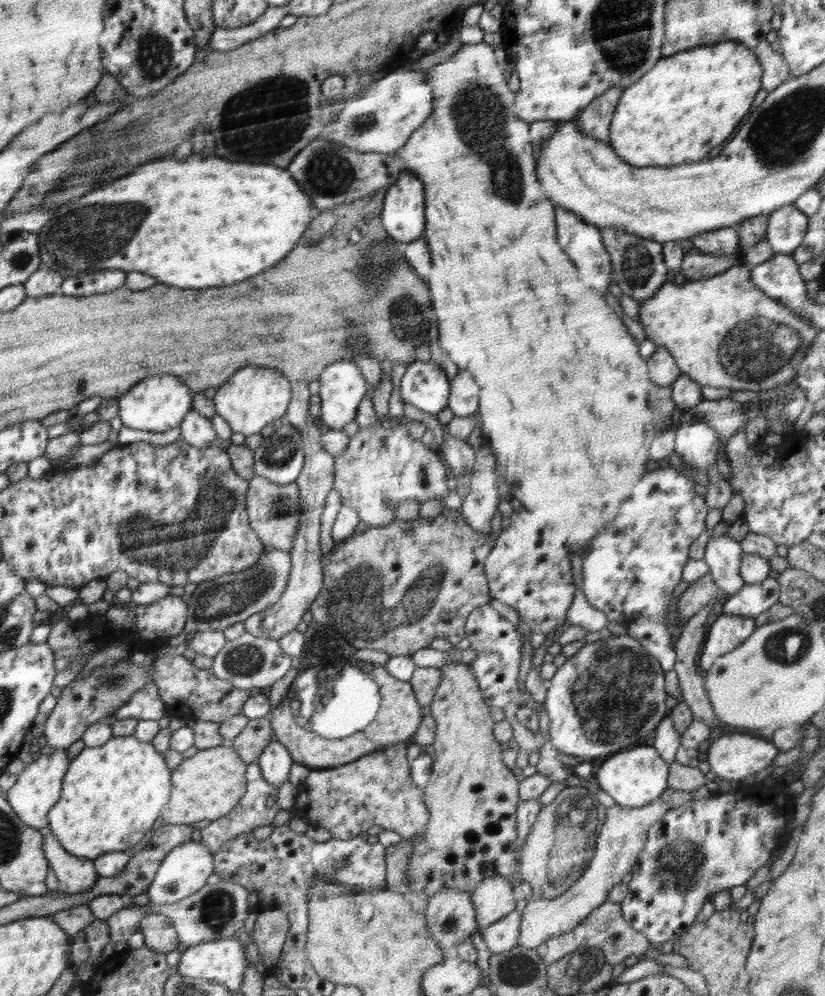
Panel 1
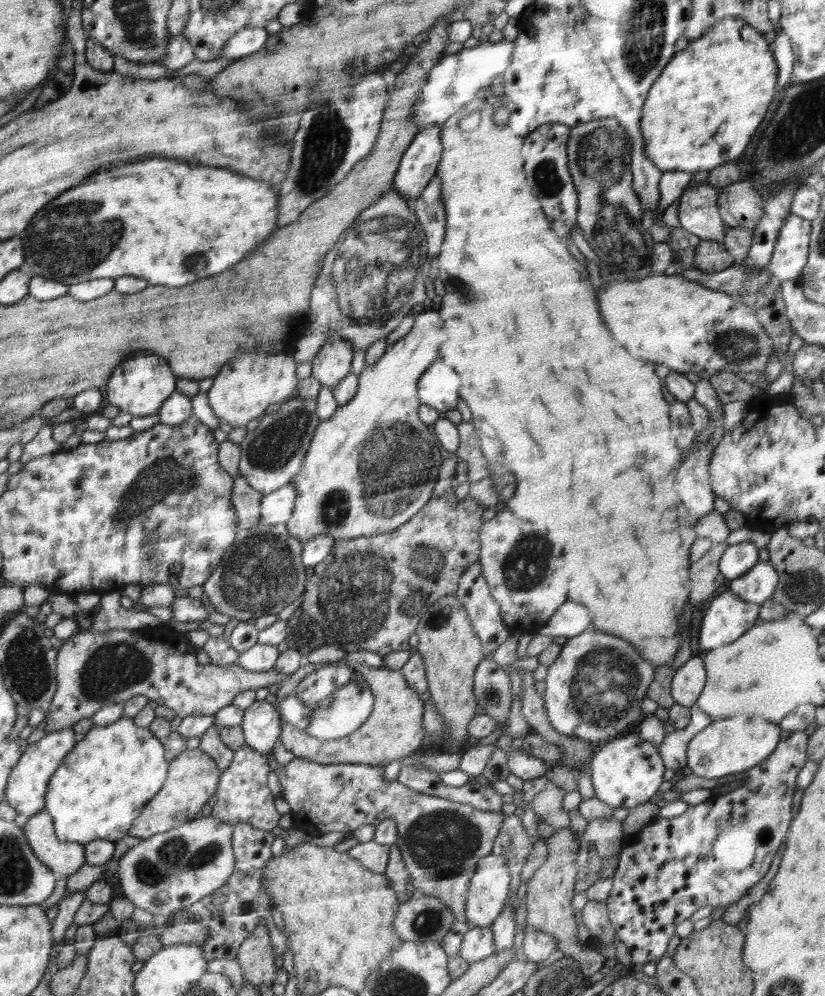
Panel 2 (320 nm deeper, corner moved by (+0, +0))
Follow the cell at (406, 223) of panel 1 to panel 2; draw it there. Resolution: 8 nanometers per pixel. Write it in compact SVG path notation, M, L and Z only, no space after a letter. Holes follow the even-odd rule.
M430 125L418 131L402 155L400 166L394 177L394 189L408 202L414 203L414 200L420 196L421 190L424 190L430 179L437 174L443 151L440 131L440 125Z

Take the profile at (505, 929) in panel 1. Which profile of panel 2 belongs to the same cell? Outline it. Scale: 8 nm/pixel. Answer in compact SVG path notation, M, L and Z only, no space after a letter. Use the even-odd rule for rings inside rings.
M490 926L471 927L460 946L460 959L464 959L468 964L484 961L494 954L494 935Z

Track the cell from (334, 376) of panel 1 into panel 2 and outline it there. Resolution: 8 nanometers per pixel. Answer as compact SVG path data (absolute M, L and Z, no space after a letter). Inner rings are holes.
M340 337L325 338L322 348L311 360L312 375L321 386L335 389L340 379L351 369L354 347Z

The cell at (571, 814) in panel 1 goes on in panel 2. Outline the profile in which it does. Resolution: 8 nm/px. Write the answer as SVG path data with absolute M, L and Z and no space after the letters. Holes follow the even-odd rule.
M569 825L566 828L555 829L555 833L545 841L549 848L547 859L527 882L528 888L524 899L527 908L527 925L542 934L556 937L558 939L556 950L564 953L566 958L578 962L582 975L588 978L605 966L606 958L594 948L584 950L578 943L575 911L572 909L571 900L574 896L575 882L585 879L589 874L587 860L591 850L591 840L574 835Z

